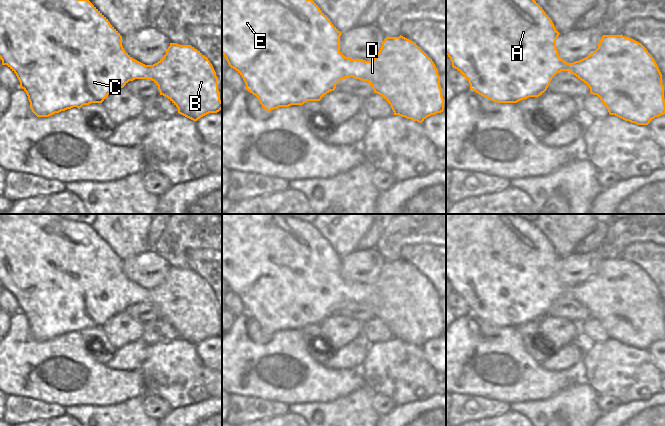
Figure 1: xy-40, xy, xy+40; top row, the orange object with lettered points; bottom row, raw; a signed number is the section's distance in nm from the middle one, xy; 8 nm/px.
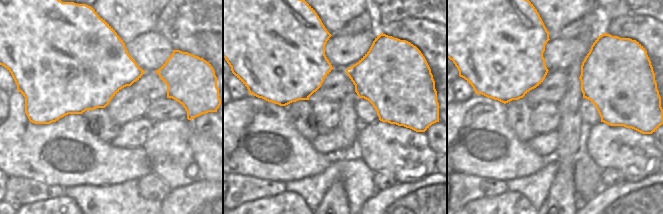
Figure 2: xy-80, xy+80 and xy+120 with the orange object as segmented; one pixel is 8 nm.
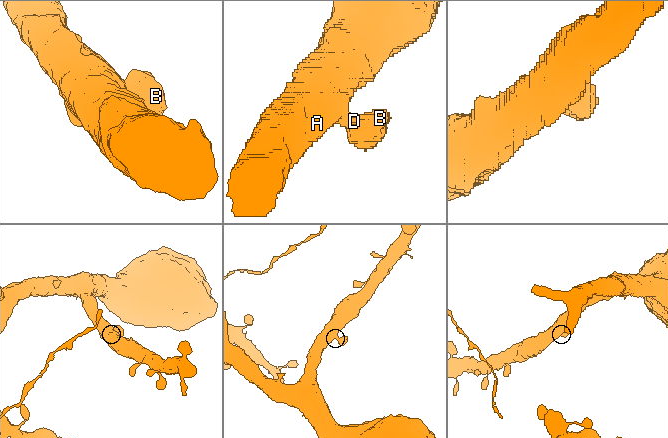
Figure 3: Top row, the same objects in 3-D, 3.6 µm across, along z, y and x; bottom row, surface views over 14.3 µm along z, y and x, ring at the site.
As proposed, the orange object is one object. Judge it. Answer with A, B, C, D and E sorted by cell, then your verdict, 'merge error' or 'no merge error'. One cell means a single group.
A B C D E | no merge error

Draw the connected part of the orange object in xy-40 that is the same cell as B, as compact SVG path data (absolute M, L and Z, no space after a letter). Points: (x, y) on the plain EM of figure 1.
M0 214L0 283L2 284L2 289L7 289L16 298L20 306L20 311L28 320L30 332L37 341L49 341L73 331L80 333L83 329L102 327L111 317L123 312L129 305L135 303L151 303L158 310L160 319L167 321L178 332L179 338L193 345L197 345L209 337L217 337L222 333L216 296L208 282L200 275L191 269L170 267L166 278L157 287L145 289L133 283L124 274L120 257L89 224L69 221L63 219L59 214Z

